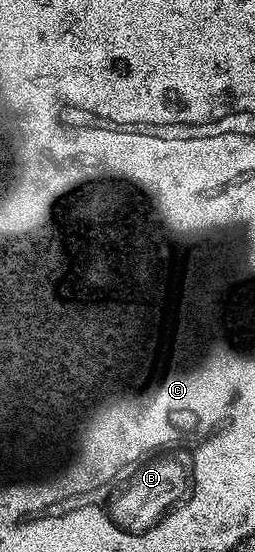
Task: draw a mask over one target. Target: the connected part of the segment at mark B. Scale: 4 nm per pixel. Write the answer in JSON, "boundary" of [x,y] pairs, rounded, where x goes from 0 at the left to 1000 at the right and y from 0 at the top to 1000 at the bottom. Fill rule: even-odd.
{"boundary":[[[635,803],[635,810],[588,810],[588,817],[557,817],[541,832],[478,839],[455,859],[400,864],[400,875],[322,879],[322,889],[306,889],[306,904],[322,904],[322,911],[259,926],[353,926],[353,918],[369,918],[369,926],[384,926],[431,955],[478,955],[486,949],[486,960],[522,969],[545,967],[545,962],[584,966],[624,946],[631,926],[714,926],[714,918],[745,918],[737,904],[761,904],[761,889],[776,889],[769,848],[776,810]],[[337,897],[353,897],[353,904],[337,904]],[[541,947],[557,949],[541,955]]]}

